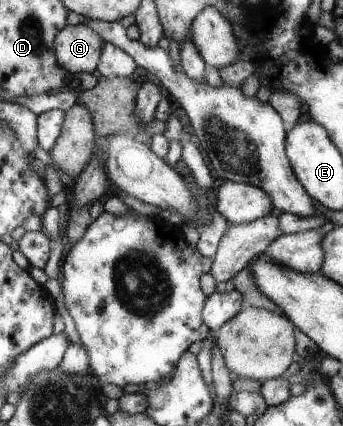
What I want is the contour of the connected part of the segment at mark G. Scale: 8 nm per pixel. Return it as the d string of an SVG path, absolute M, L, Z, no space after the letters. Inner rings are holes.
M69 24L56 36L54 49L60 65L78 77L81 71L92 74L99 68L105 44L104 38L91 26Z

